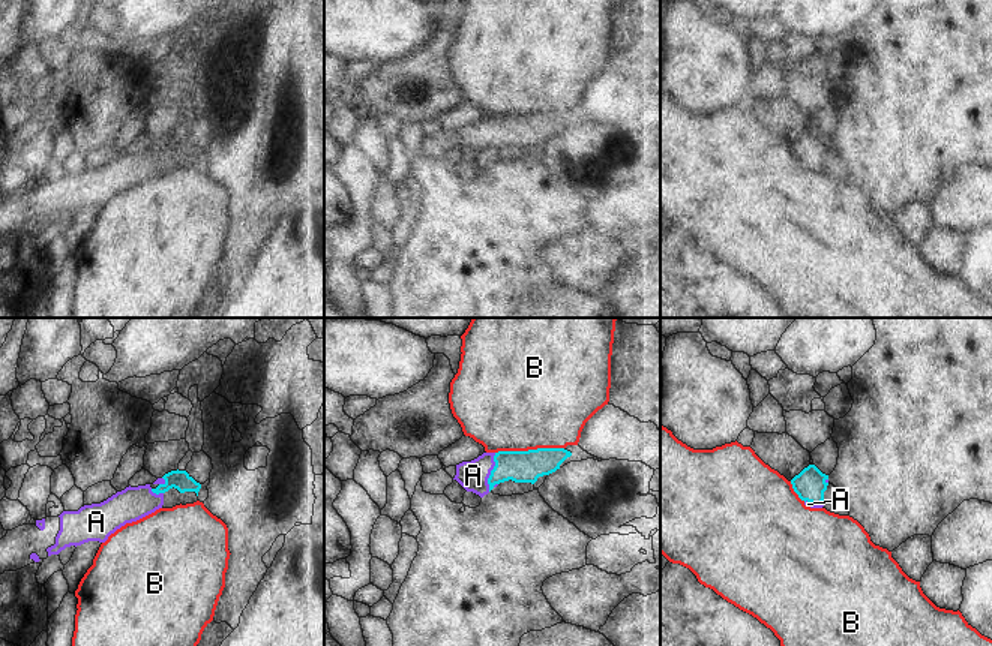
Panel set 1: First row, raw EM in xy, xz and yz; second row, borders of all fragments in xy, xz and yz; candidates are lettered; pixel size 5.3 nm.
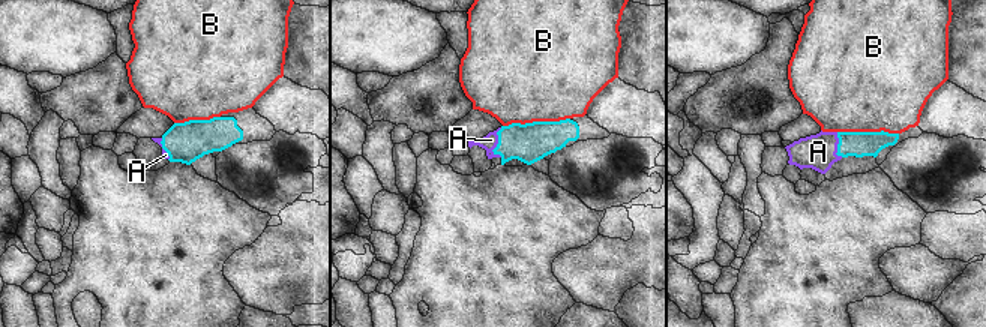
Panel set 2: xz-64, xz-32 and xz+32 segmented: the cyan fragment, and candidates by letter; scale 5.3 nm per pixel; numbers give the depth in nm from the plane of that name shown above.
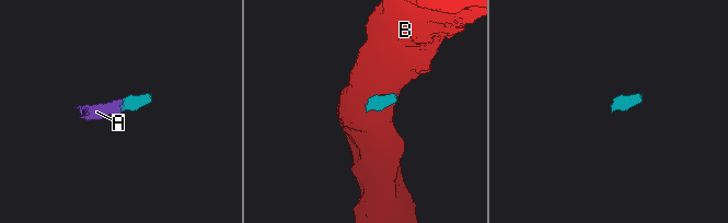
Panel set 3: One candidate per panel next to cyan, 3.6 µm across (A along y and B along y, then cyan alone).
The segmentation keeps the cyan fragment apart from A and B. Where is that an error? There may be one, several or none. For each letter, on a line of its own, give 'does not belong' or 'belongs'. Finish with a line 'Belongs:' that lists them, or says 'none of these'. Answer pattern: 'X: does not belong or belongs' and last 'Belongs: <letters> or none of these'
A: belongs
B: does not belong
Belongs: A

